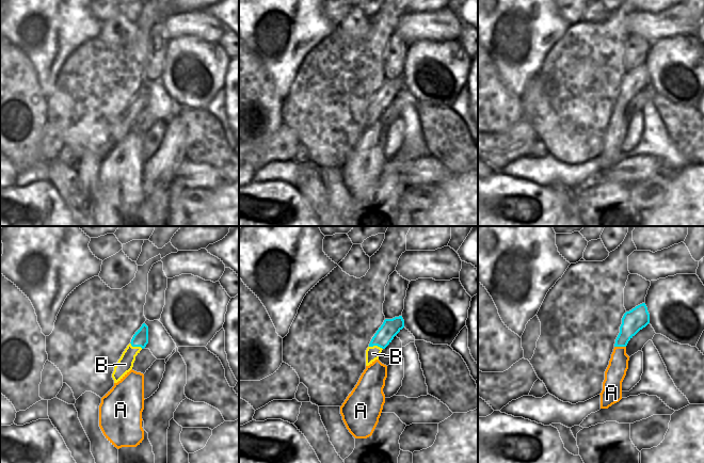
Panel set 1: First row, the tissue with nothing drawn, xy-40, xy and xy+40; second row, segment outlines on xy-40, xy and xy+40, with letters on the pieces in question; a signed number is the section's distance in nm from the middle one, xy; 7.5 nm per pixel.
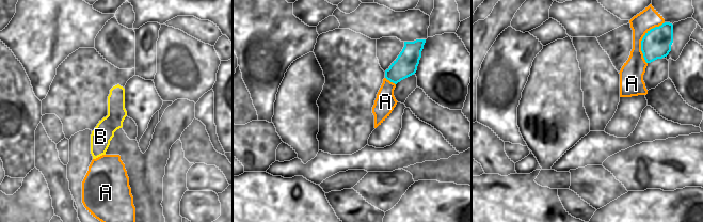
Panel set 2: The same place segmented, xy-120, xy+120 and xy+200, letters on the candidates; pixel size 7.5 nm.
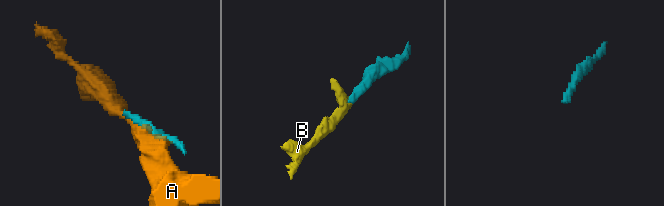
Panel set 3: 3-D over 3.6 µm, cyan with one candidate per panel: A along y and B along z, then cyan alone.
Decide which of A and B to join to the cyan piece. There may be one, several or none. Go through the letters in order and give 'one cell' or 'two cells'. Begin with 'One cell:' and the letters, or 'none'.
One cell: none
A: two cells
B: two cells

